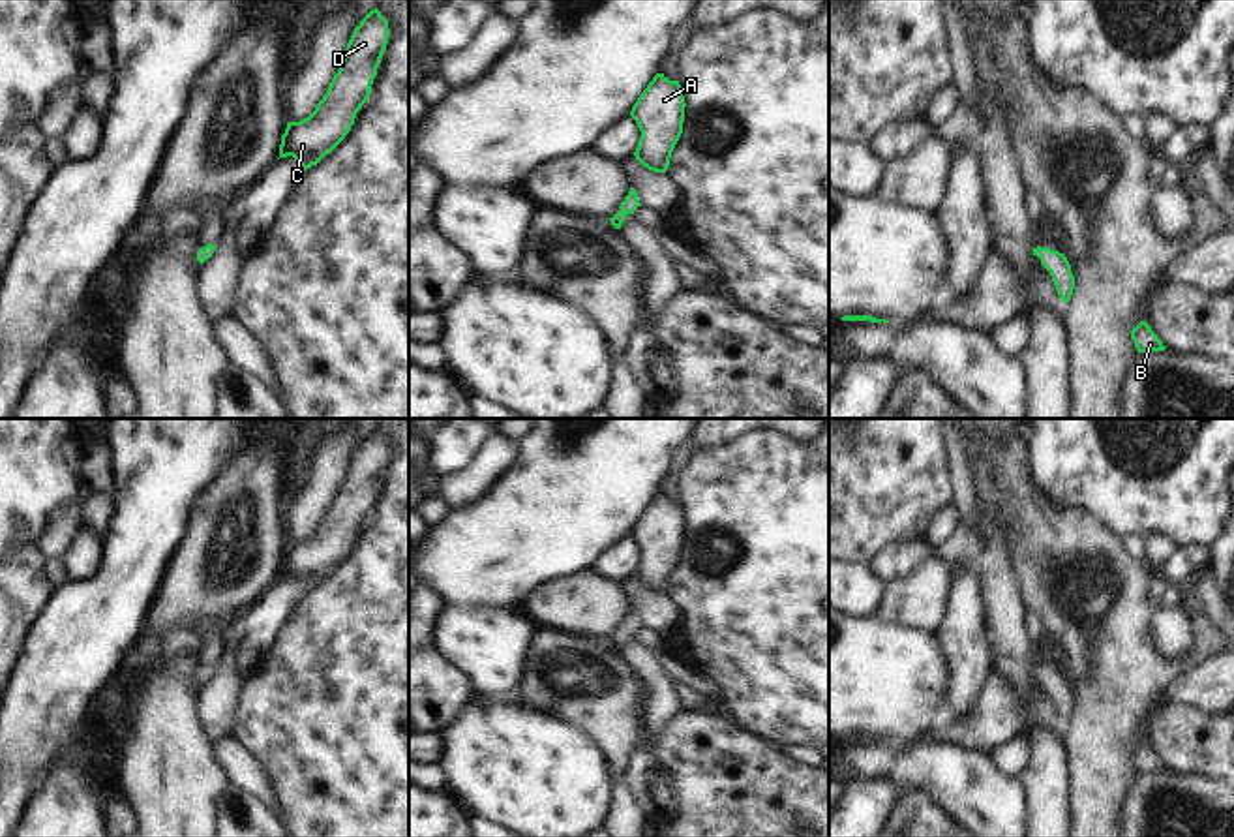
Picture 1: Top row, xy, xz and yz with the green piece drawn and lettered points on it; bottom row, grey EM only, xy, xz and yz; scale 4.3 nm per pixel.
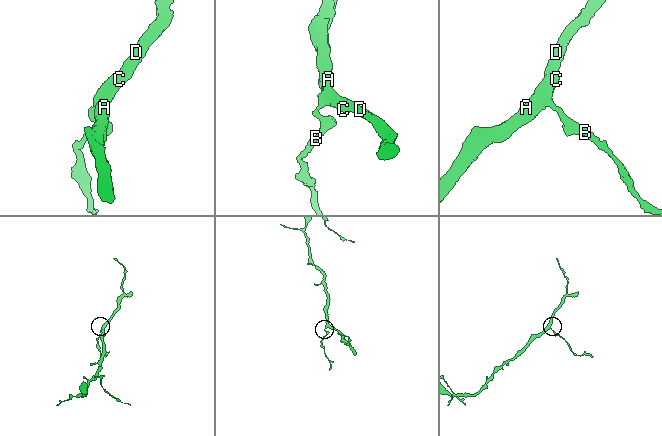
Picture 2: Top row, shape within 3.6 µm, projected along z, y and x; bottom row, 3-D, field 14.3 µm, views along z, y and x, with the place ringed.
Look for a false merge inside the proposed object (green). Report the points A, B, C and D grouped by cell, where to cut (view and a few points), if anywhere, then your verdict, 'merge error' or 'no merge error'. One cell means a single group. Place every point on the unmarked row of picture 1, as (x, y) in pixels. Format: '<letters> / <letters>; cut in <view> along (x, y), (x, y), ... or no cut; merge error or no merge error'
A B C D; no cut; no merge error

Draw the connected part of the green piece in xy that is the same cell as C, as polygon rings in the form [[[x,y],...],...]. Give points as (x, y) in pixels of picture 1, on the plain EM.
[[[377,428],[371,430],[354,449],[341,486],[315,531],[300,542],[287,542],[279,578],[293,576],[304,593],[345,559],[369,518],[388,456],[388,441]]]

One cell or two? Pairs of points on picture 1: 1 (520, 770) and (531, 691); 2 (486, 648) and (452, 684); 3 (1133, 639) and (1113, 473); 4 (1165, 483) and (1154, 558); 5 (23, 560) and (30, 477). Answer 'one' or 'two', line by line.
1: two
2: two
3: two
4: two
5: one

